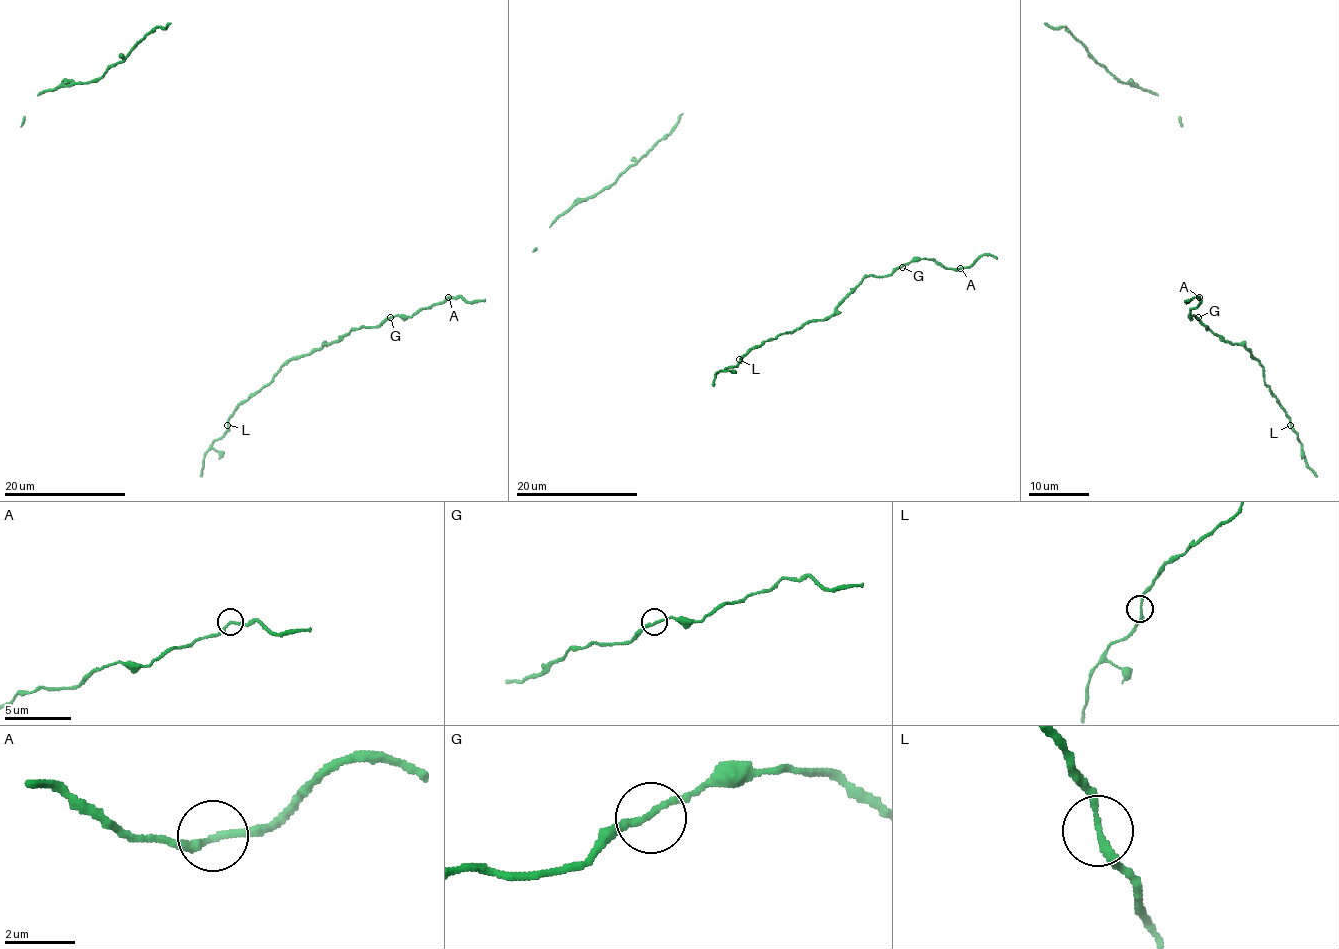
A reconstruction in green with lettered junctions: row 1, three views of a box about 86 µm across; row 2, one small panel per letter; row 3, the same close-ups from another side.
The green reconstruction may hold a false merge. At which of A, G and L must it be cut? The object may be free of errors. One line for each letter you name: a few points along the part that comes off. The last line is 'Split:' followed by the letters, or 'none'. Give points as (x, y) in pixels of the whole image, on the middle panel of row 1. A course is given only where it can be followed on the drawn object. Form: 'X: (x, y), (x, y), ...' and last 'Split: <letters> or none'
Split: none

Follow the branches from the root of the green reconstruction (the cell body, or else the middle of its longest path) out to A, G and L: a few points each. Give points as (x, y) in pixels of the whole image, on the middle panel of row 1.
A: (804, 323), (830, 317), (868, 276), (890, 276), (920, 259), (960, 268)
G: (804, 323), (830, 317), (865, 277), (890, 276), (902, 267)
L: (804, 323), (792, 332), (785, 332), (754, 346), (739, 359)

